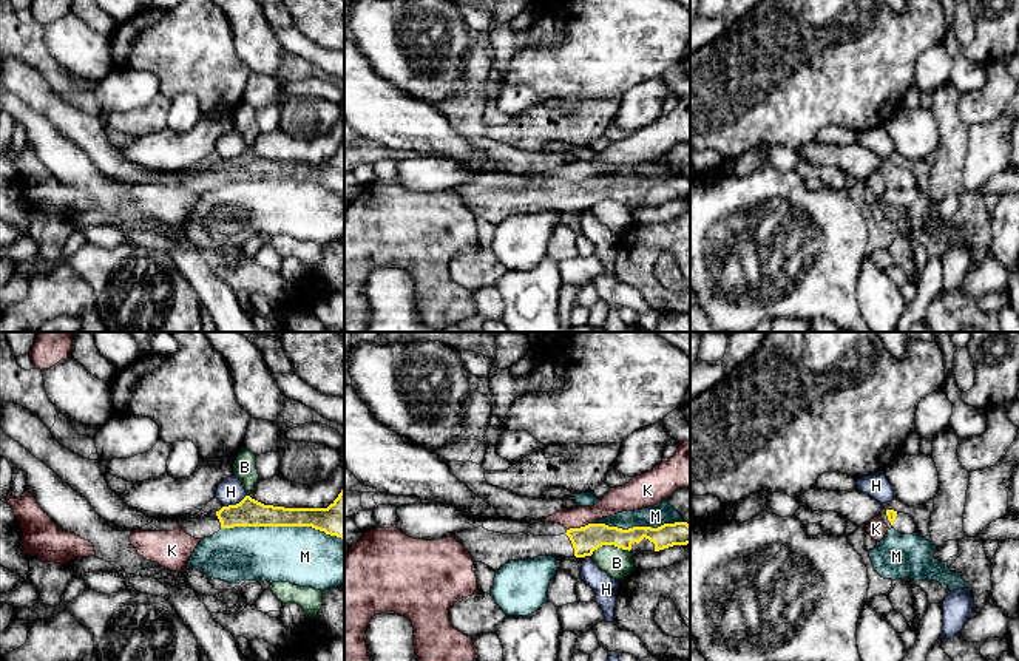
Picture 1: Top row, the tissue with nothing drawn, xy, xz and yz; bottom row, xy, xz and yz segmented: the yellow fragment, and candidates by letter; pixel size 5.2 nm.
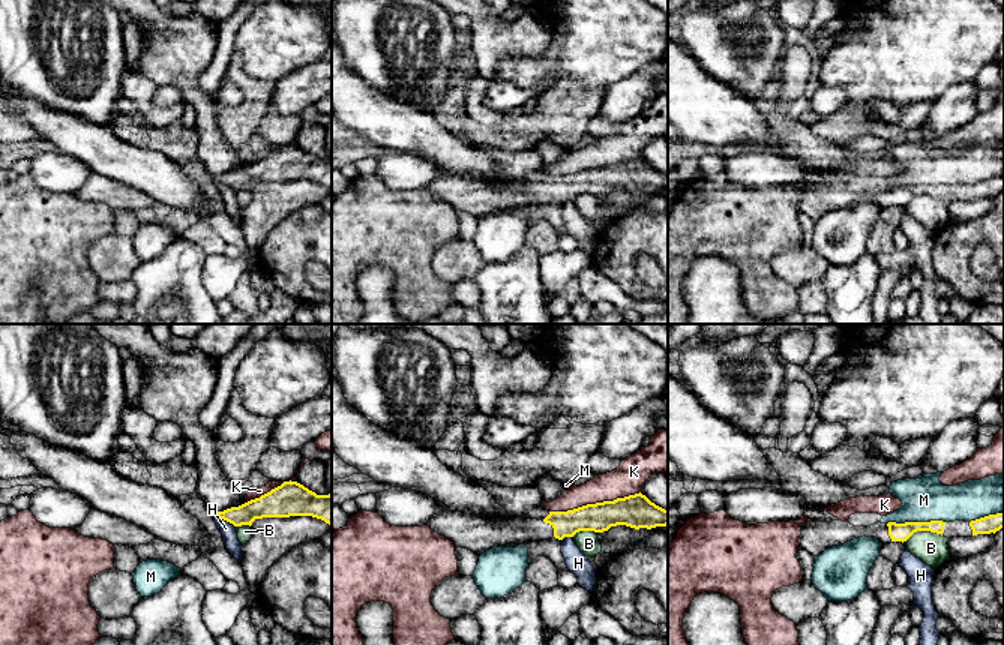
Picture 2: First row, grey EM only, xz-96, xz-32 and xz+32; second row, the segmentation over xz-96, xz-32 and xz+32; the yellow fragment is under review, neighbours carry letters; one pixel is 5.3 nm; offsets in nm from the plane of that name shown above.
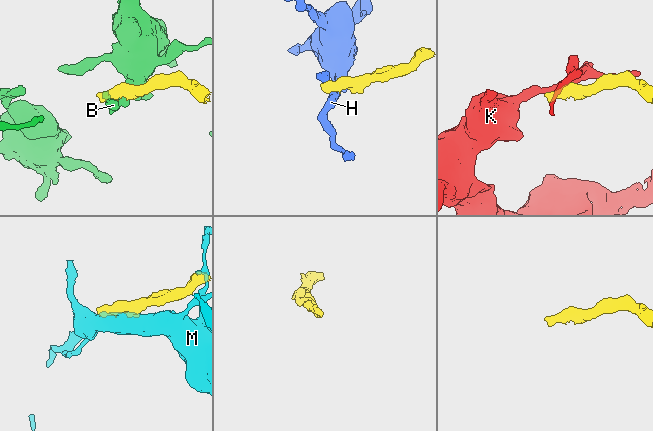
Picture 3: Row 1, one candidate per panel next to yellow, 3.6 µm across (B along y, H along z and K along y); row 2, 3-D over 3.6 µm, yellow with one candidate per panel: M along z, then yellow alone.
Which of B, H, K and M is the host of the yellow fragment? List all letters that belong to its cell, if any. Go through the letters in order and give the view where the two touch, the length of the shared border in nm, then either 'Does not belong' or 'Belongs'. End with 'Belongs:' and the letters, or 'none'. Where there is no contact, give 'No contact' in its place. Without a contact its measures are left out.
B: Touches yellow in xz. Shared border 200 nm. Does not belong
H: Touches yellow in xy. Shared border 140 nm. Does not belong
K: Touches yellow in xz. Shared border 140 nm. Does not belong
M: Touches yellow in xy. Shared border 650 nm. Does not belong
Belongs: none

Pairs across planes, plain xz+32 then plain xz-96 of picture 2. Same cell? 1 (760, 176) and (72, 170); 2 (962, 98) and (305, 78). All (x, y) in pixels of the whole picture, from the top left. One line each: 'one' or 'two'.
1: one
2: one

